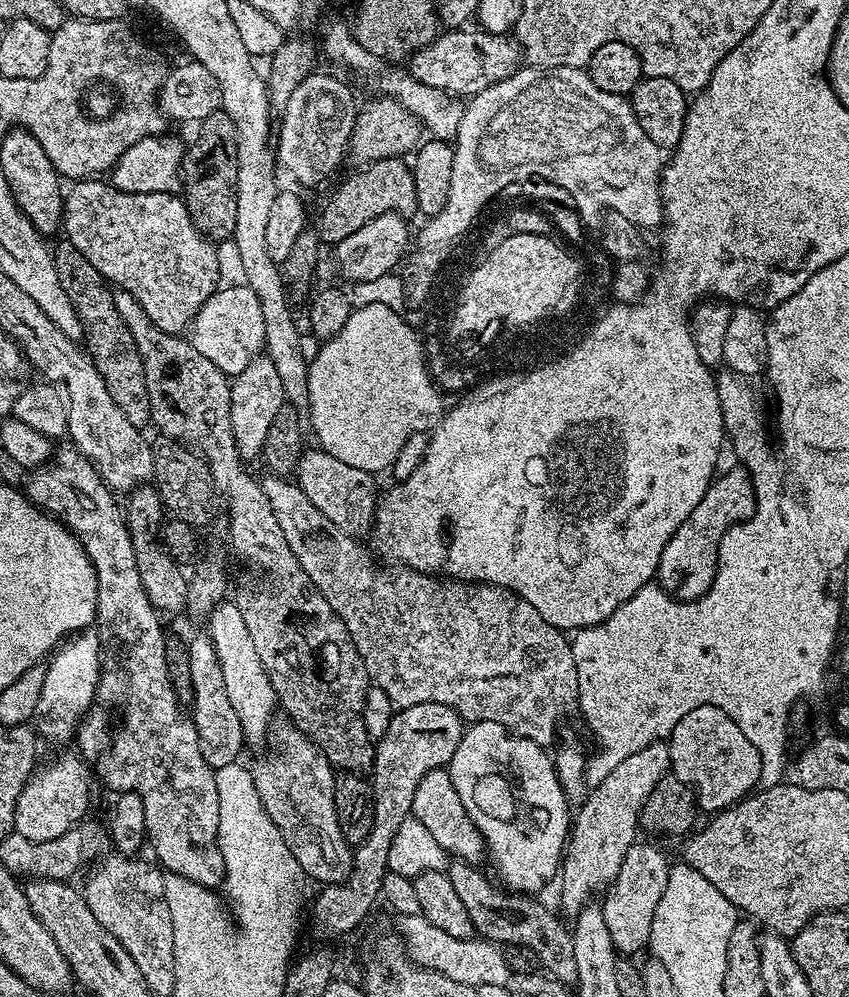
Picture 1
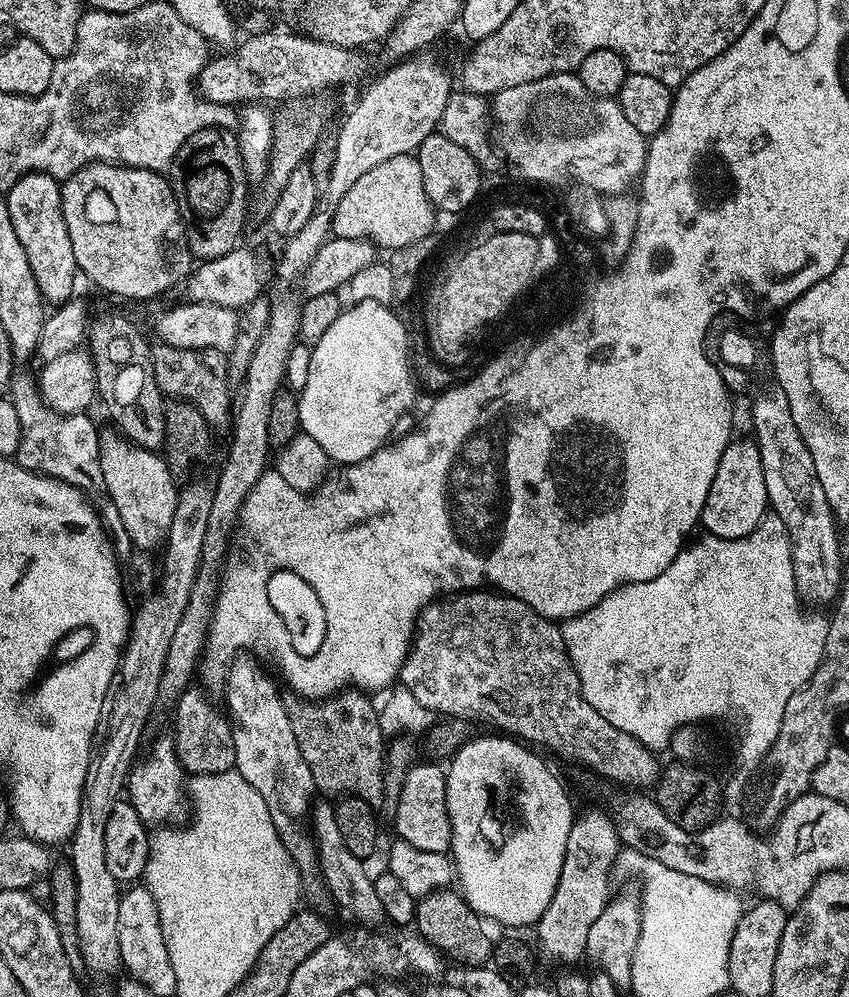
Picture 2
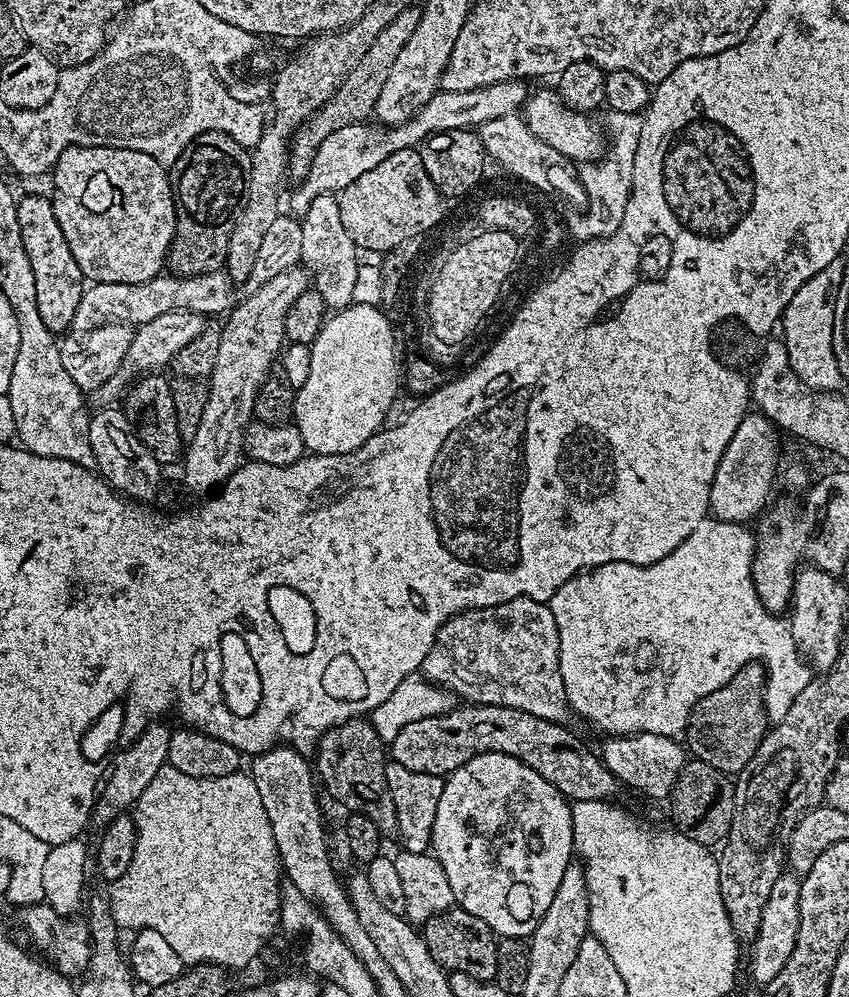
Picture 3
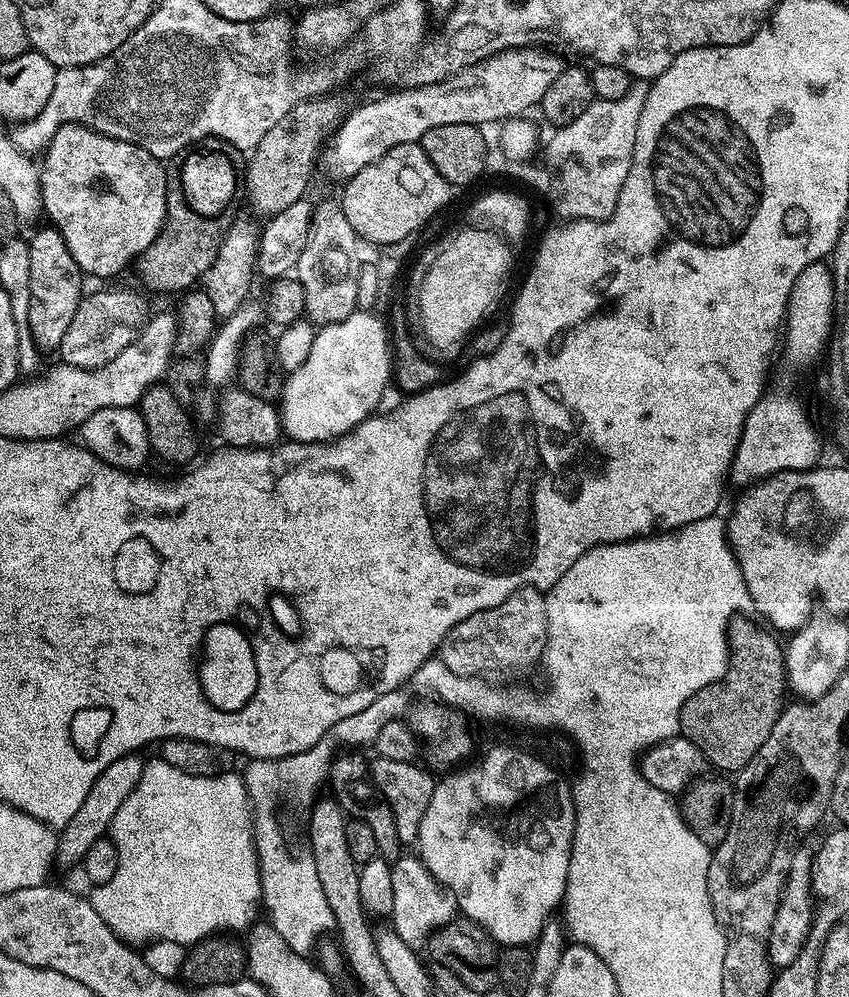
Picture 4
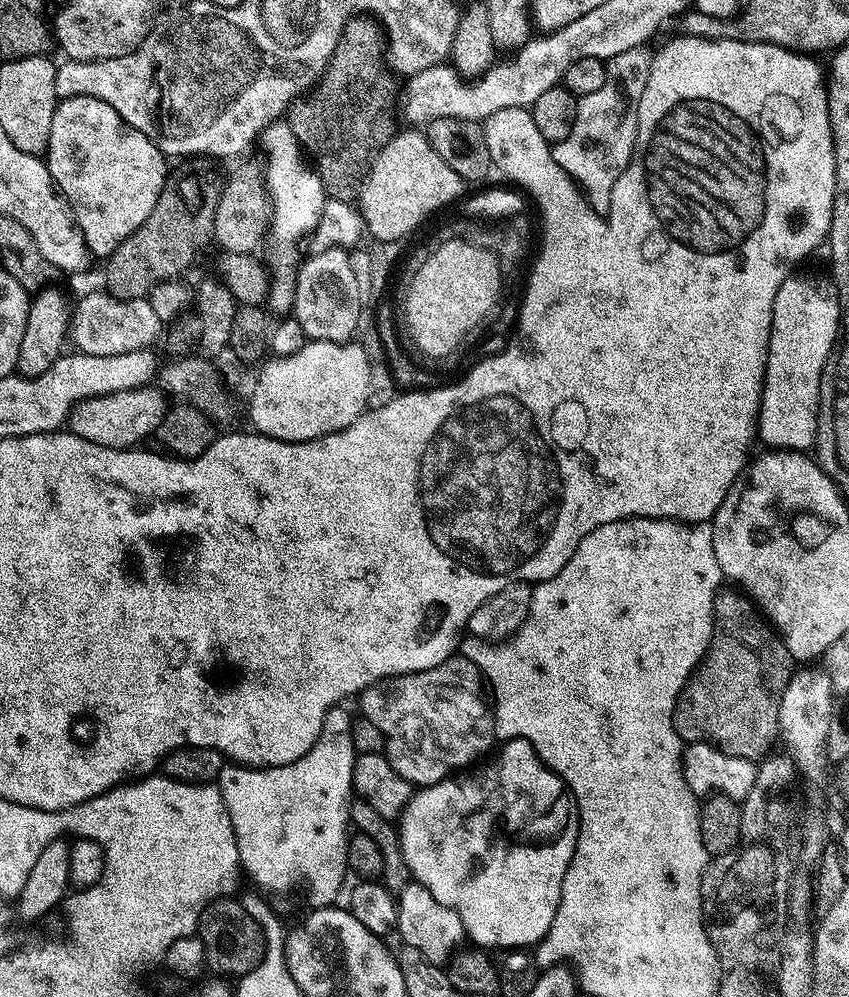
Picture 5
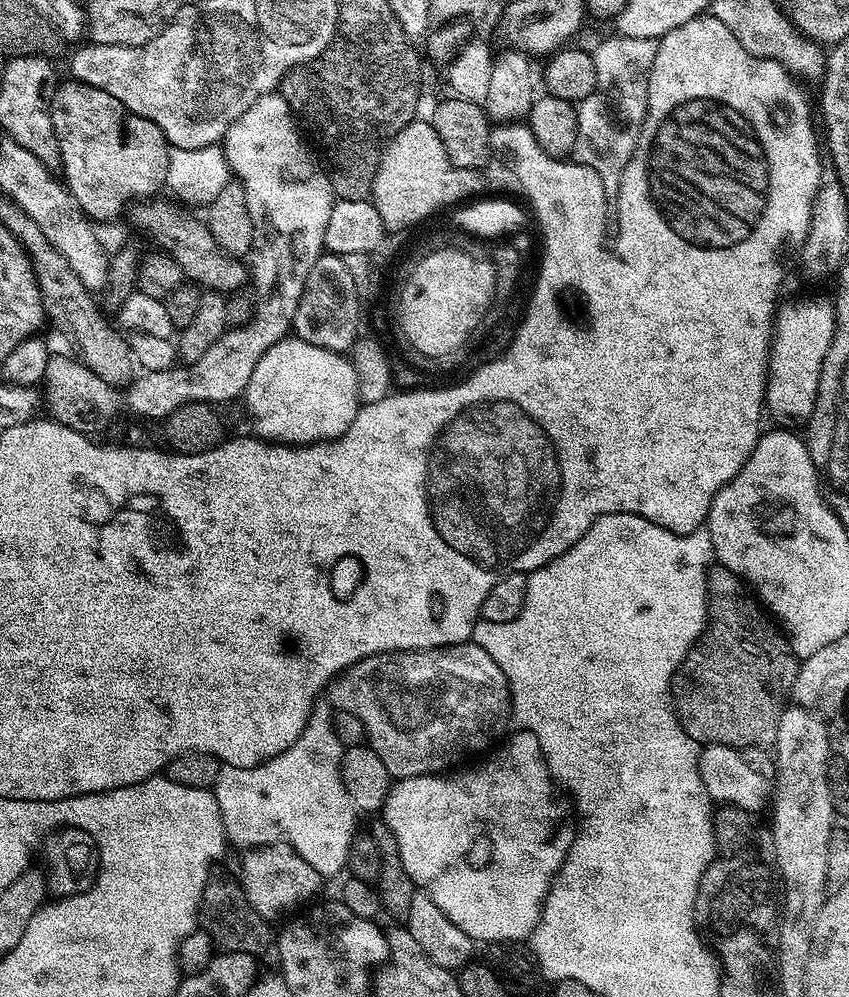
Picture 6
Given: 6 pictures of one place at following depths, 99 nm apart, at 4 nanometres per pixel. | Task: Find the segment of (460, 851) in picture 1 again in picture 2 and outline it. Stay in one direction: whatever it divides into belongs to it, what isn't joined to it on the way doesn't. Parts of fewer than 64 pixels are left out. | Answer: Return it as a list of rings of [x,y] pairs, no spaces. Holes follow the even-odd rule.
[[[417,762],[409,768],[402,782],[402,794],[394,809],[396,836],[410,842],[418,850],[430,850],[430,854],[447,853],[452,847],[452,827],[446,806],[446,772],[436,764]]]

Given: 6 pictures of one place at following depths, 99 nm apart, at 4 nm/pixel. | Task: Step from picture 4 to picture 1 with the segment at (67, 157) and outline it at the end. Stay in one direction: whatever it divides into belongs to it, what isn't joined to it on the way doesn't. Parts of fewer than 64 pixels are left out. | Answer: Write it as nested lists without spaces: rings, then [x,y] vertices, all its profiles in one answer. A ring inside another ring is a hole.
[[[85,178],[73,183],[72,189],[67,189],[62,217],[63,235],[74,242],[86,258],[90,258],[94,270],[98,270],[109,285],[121,292],[134,294],[134,298],[138,298],[138,306],[146,310],[146,318],[150,318],[158,330],[183,333],[221,283],[217,245],[200,234],[179,195],[123,192],[111,182],[104,181],[103,184],[102,181],[100,178]]]

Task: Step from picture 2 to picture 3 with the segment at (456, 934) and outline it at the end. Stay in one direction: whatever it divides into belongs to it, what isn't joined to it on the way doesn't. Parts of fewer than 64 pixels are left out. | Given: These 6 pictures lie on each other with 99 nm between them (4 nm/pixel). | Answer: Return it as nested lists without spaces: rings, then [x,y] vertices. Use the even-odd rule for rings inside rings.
[[[459,906],[447,908],[430,918],[422,926],[422,935],[430,954],[448,972],[470,974],[470,978],[495,981],[498,970],[497,935],[482,918],[474,918]]]

